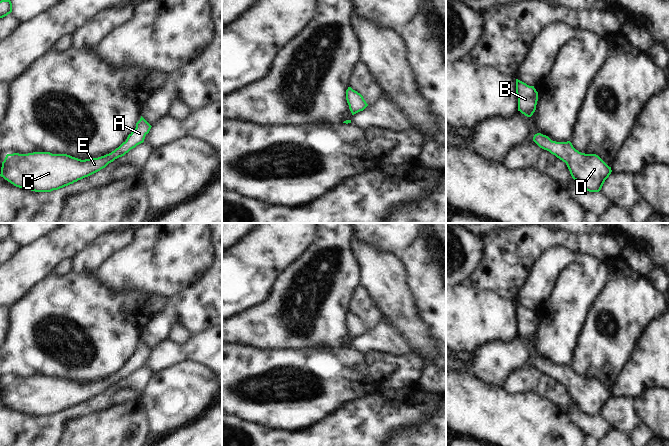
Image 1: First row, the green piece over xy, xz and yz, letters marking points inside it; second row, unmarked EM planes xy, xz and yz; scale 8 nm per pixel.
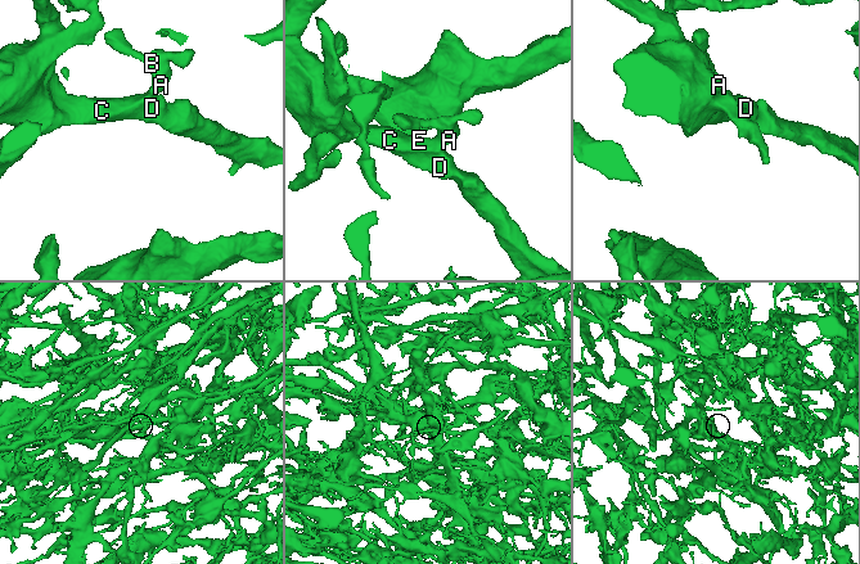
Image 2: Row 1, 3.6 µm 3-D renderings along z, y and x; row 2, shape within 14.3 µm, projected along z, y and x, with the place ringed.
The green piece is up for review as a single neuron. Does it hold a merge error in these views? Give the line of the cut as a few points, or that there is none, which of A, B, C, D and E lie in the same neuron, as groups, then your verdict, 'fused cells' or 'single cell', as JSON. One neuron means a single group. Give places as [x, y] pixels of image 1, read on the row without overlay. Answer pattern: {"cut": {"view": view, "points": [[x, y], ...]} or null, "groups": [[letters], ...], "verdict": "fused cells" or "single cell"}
{"cut": null, "groups": [["A", "B", "C", "D", "E"]], "verdict": "single cell"}

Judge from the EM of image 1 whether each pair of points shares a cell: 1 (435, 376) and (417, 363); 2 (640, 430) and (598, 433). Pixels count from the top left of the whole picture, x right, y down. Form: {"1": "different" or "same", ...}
{"1": "different", "2": "different"}

